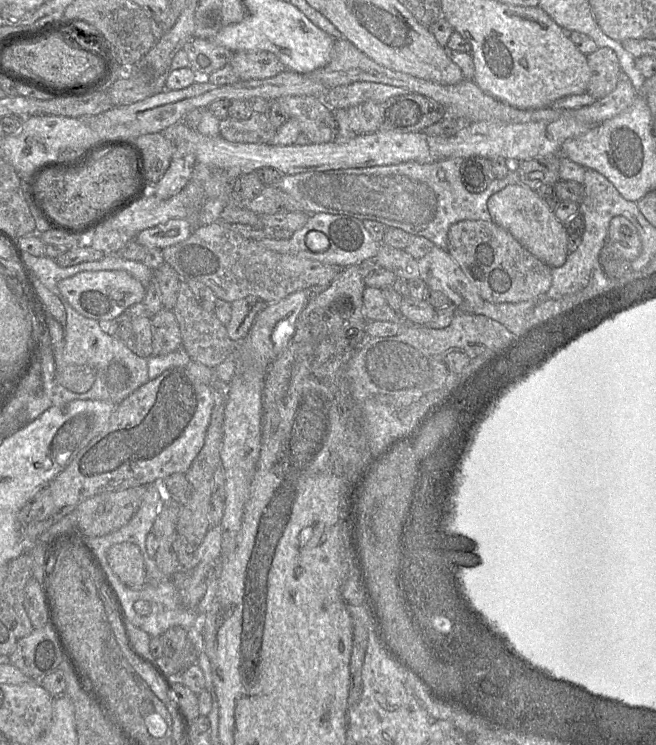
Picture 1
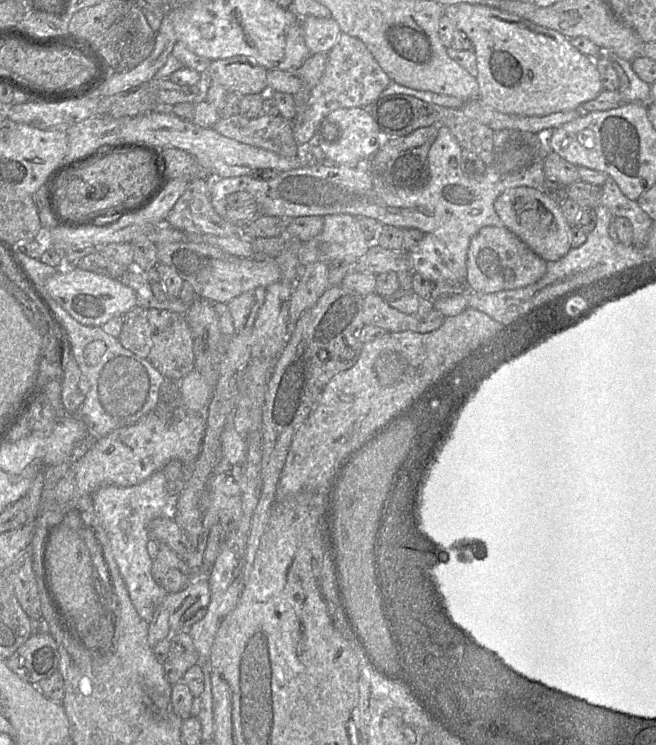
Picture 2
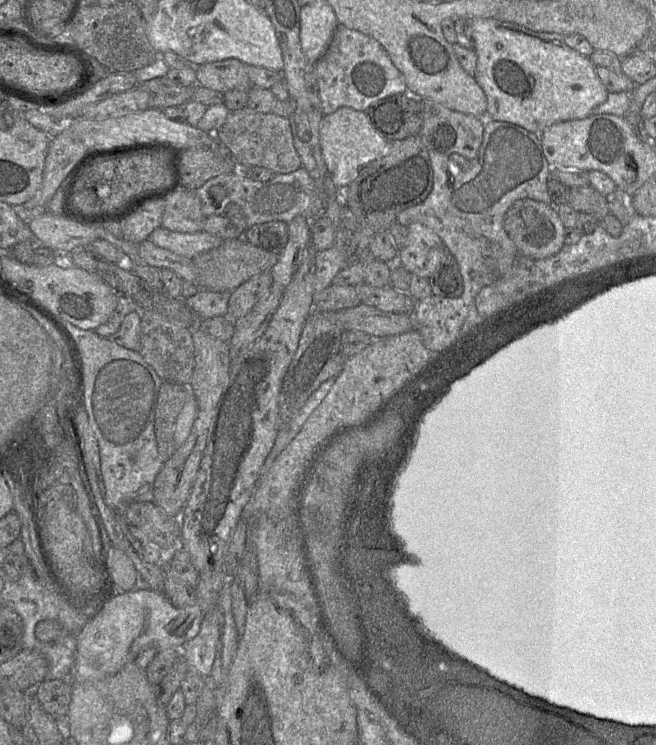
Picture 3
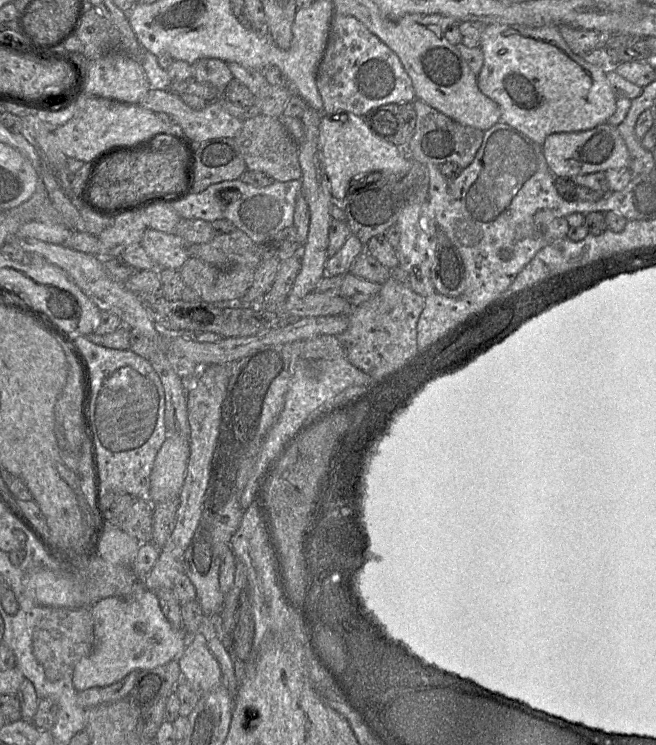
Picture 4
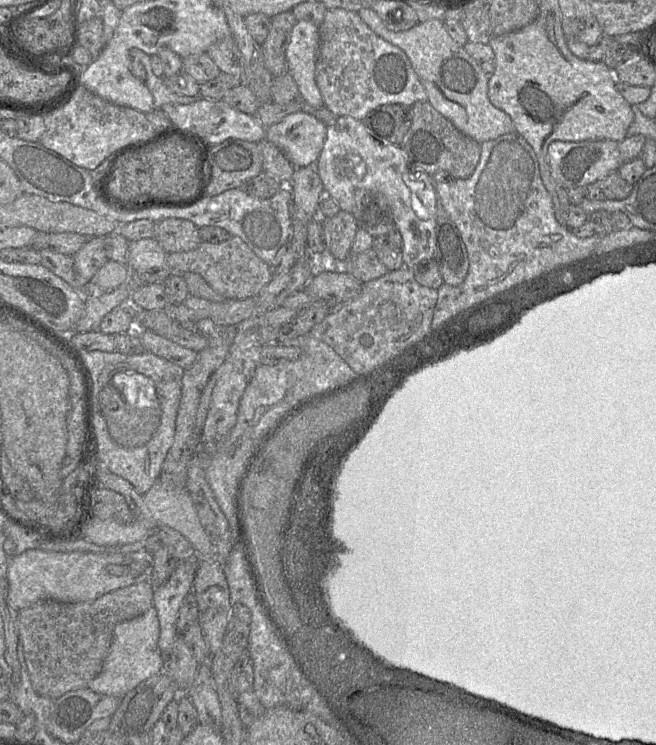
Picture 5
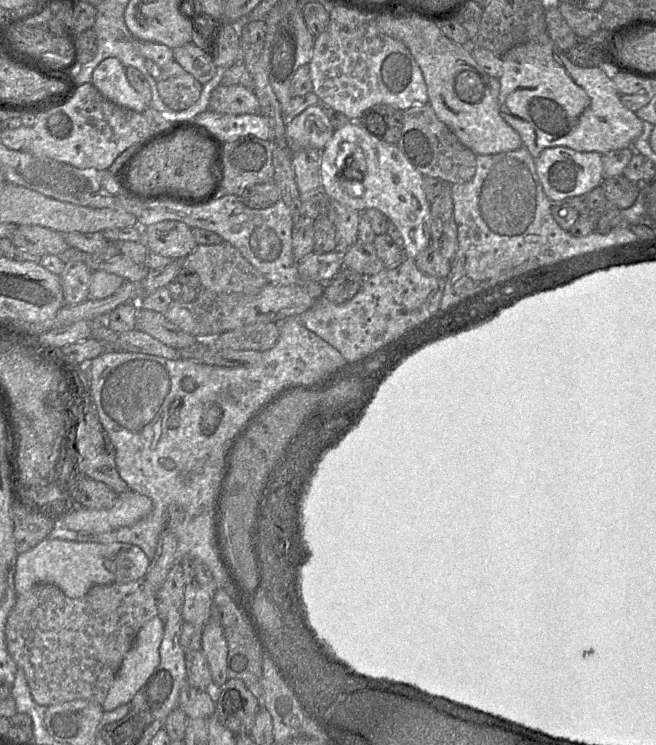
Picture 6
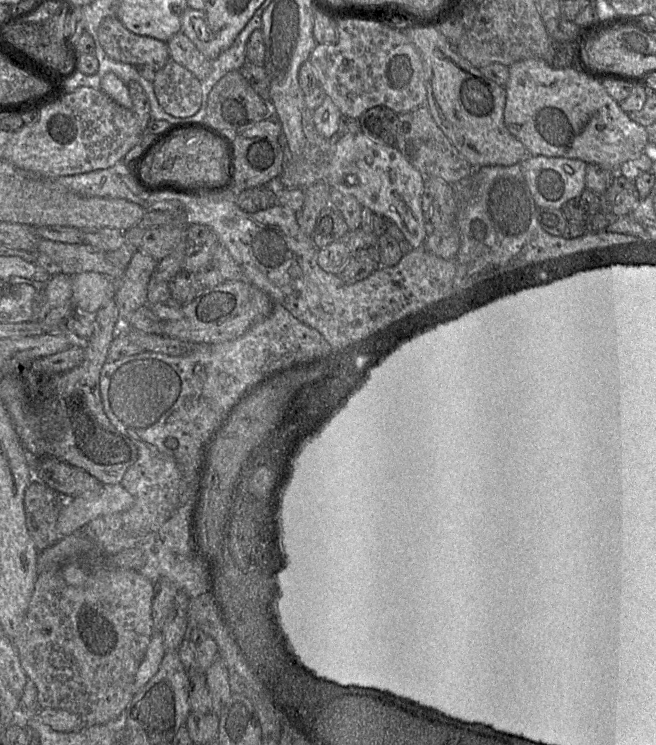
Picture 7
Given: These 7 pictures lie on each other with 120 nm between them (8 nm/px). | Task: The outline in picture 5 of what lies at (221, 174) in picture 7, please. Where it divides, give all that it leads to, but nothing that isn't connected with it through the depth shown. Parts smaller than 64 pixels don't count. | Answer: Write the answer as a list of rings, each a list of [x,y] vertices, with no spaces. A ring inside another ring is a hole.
[[[173,135],[152,146],[127,153],[116,162],[108,183],[110,193],[122,200],[160,197],[190,199],[203,187],[203,154],[205,147],[198,141]]]

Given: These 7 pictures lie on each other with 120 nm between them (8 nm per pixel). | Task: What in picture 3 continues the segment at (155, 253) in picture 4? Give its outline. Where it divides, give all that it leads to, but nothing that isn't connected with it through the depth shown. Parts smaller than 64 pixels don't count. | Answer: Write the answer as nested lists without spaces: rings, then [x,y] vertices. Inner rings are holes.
[[[161,226],[154,229],[147,240],[158,247],[190,259],[203,252],[218,248],[224,242],[220,237],[204,231],[181,233]]]

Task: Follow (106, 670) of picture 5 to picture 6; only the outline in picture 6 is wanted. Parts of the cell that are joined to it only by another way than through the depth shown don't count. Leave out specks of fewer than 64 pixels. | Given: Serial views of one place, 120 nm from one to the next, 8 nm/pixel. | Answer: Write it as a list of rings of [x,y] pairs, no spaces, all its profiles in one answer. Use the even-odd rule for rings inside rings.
[[[157,615],[138,631],[133,645],[125,655],[102,704],[104,711],[110,711],[129,703],[145,682],[153,675],[153,672],[160,663],[159,648],[164,635],[163,627],[164,622]]]

